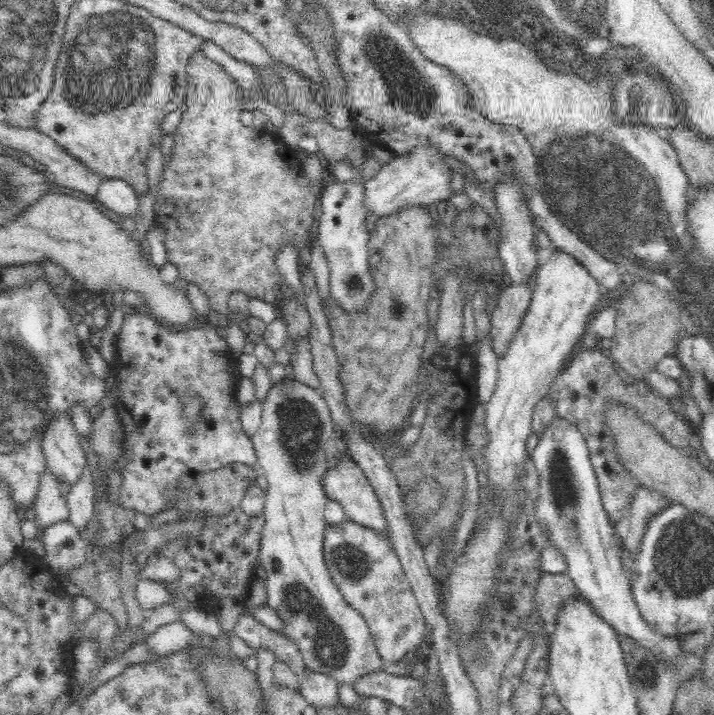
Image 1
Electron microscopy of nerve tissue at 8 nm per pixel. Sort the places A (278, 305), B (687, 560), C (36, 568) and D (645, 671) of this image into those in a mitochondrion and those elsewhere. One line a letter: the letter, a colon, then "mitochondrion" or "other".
A: other
B: mitochondrion
C: other
D: mitochondrion

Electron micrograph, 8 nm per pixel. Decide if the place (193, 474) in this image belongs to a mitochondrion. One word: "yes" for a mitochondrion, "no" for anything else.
no

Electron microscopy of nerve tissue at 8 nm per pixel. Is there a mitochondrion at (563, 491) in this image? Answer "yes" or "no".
yes

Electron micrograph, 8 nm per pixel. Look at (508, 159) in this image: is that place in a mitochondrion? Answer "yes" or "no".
no

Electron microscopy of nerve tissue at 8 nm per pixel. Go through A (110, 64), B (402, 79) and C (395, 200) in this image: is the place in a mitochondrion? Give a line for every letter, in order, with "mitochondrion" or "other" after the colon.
A: mitochondrion
B: mitochondrion
C: other

